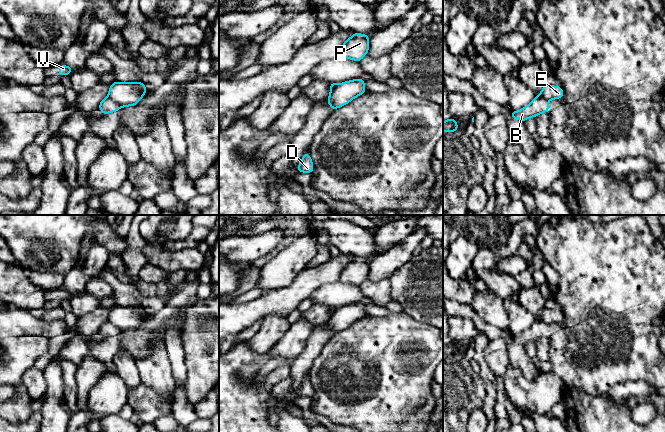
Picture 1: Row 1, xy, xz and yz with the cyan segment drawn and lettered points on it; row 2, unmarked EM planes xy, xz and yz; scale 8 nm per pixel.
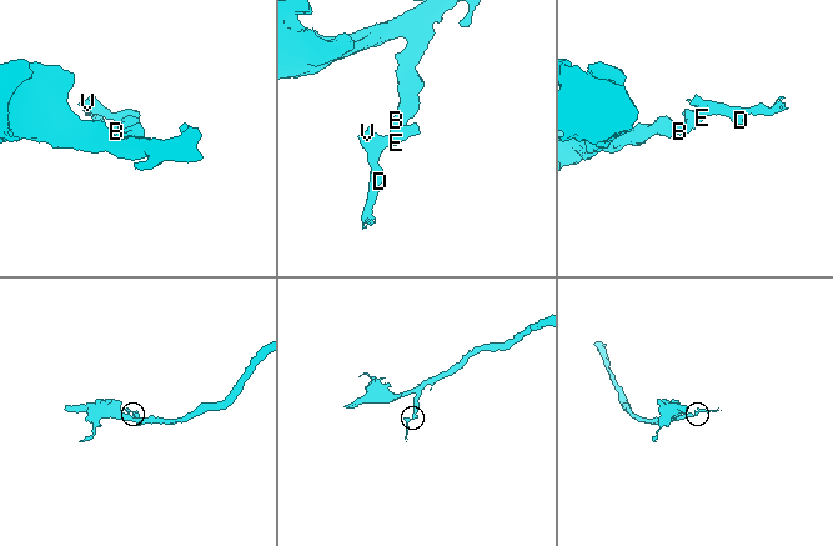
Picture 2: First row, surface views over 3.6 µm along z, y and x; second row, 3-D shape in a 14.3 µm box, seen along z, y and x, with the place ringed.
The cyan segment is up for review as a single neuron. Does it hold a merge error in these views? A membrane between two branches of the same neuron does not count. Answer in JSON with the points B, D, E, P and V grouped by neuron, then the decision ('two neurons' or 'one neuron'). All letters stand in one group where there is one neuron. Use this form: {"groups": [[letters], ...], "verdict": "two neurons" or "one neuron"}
{"groups": [["B", "P"], ["D", "E", "V"]], "verdict": "two neurons"}

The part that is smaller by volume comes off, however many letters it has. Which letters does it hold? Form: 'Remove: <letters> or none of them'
Remove: D, E, V

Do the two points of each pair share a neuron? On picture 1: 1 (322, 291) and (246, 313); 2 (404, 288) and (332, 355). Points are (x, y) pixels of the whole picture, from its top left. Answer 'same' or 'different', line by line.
1: different
2: different

